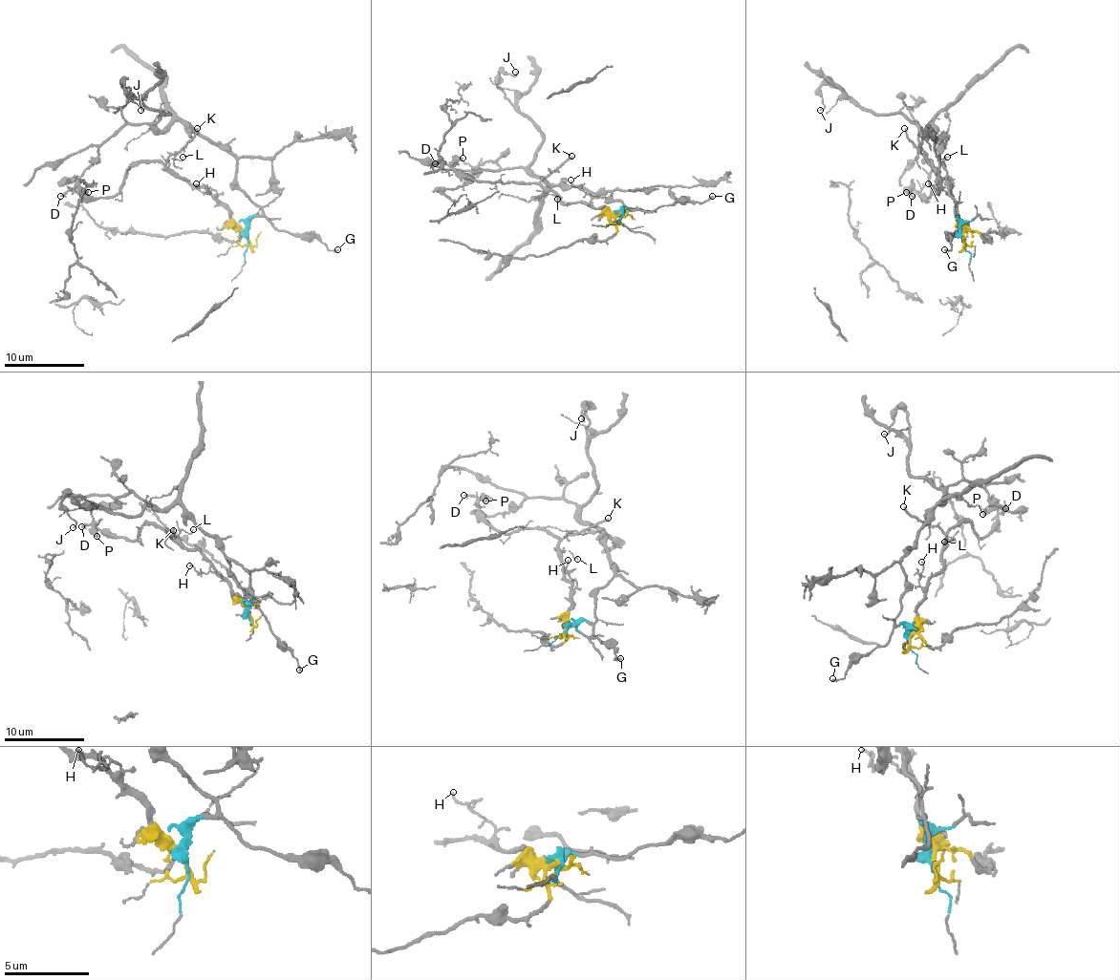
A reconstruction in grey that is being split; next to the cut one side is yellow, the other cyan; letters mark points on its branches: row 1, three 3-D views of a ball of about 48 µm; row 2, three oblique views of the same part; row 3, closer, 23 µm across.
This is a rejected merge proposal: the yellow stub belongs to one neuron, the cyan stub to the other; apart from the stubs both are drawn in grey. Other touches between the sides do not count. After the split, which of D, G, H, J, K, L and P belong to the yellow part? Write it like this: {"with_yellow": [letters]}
{"with_yellow": ["D", "H", "K", "L", "P"]}

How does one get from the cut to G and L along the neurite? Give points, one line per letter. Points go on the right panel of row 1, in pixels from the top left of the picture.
G: (962, 239), (958, 216), (958, 230), (950, 236), (952, 246), (948, 250), (944, 248)
L: (962, 239), (952, 182), (940, 174), (942, 158), (948, 156)

